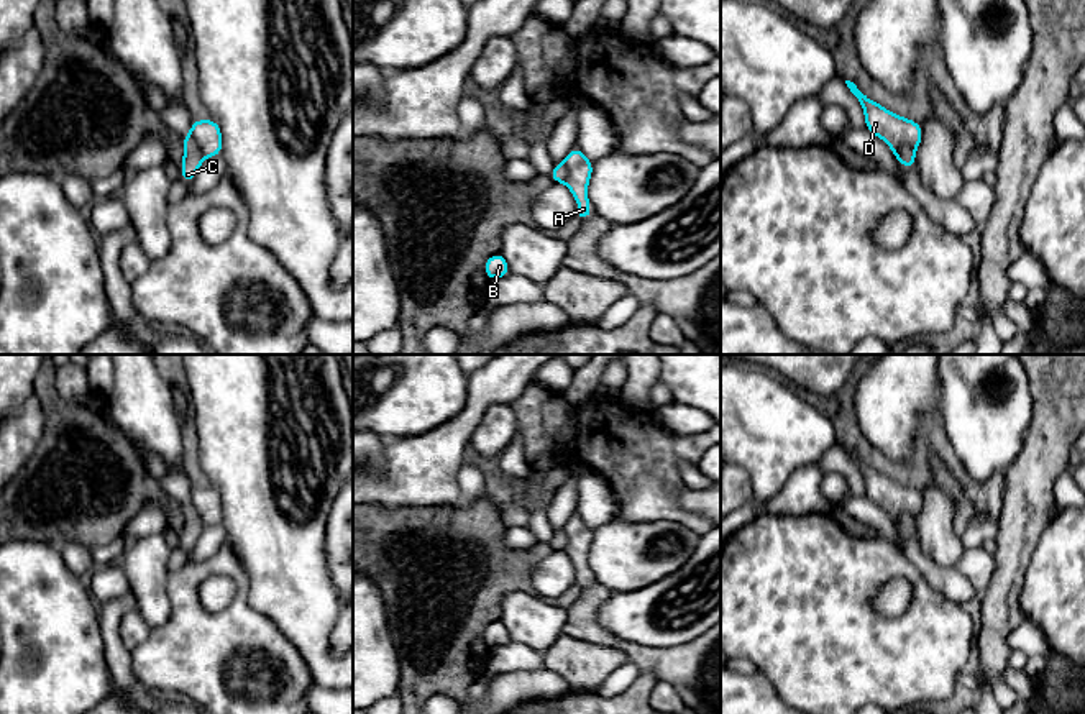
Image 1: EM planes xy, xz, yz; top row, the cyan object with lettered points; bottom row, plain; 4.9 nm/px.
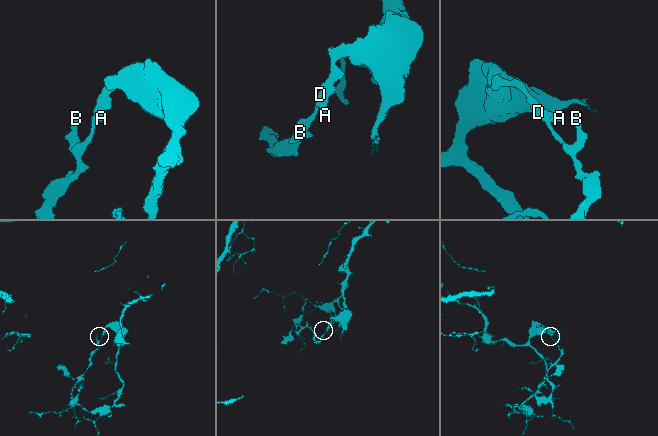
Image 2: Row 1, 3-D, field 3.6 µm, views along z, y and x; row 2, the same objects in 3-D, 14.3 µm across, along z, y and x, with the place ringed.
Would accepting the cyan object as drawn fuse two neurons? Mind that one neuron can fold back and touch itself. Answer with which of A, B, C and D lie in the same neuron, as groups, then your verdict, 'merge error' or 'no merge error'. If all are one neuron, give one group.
groups A D / B C; merge error

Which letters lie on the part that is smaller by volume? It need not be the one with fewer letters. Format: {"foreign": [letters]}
{"foreign": ["B", "C"]}

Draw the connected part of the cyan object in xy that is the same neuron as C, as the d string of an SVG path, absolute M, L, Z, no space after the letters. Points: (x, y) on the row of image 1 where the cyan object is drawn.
M190 135L182 136L182 149L184 159L181 162L181 177L182 181L192 184L200 169L204 156L197 141Z

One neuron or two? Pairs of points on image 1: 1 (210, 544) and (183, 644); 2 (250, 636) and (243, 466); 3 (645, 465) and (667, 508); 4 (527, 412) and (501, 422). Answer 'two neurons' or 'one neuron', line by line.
1: two neurons
2: two neurons
3: one neuron
4: two neurons

